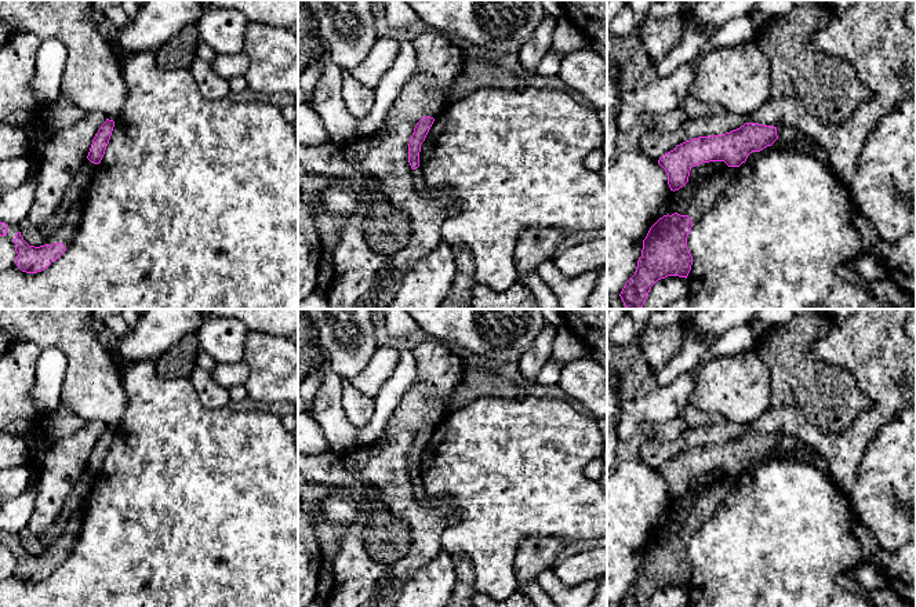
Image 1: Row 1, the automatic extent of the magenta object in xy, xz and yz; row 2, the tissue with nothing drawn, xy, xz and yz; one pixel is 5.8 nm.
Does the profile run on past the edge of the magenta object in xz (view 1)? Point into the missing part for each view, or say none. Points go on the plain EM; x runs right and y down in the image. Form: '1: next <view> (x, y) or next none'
1: next none

